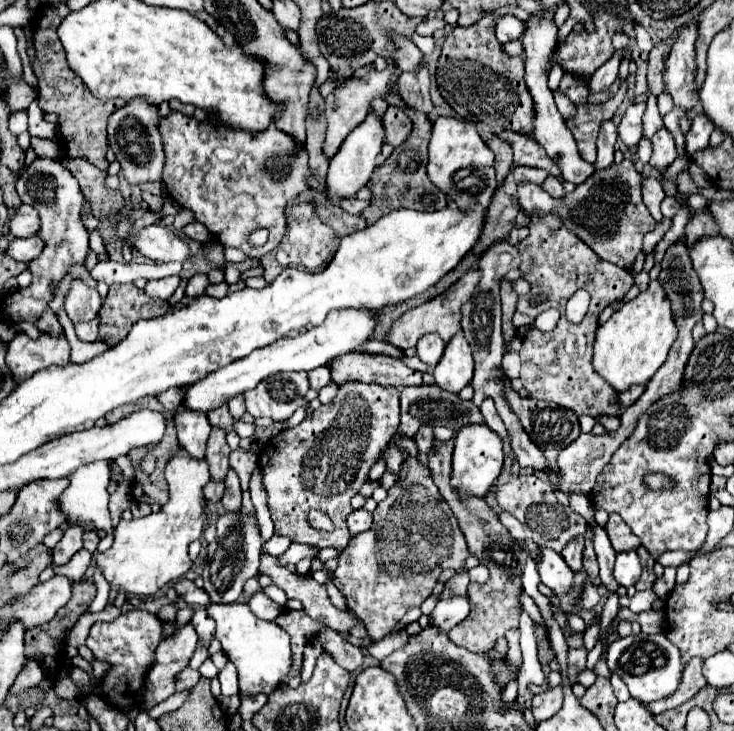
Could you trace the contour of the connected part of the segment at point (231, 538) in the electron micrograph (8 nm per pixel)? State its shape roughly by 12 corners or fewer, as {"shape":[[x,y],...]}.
{"shape":[[224,512],[208,544],[204,590],[232,604],[260,568],[256,514]]}

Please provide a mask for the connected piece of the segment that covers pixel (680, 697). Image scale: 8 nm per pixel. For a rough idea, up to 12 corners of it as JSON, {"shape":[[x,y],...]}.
{"shape":[[692,658],[674,696],[640,702],[654,714],[678,708],[706,686],[702,658]]}

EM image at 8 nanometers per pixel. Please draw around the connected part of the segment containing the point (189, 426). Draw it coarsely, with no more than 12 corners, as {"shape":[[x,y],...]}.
{"shape":[[174,412],[180,444],[194,456],[204,458],[210,422],[206,414]]}

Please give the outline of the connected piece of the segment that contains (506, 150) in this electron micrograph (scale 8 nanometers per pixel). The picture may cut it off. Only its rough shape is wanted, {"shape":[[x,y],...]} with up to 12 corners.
{"shape":[[498,136],[486,144],[496,154],[496,180],[504,182],[512,170],[512,148]]}

